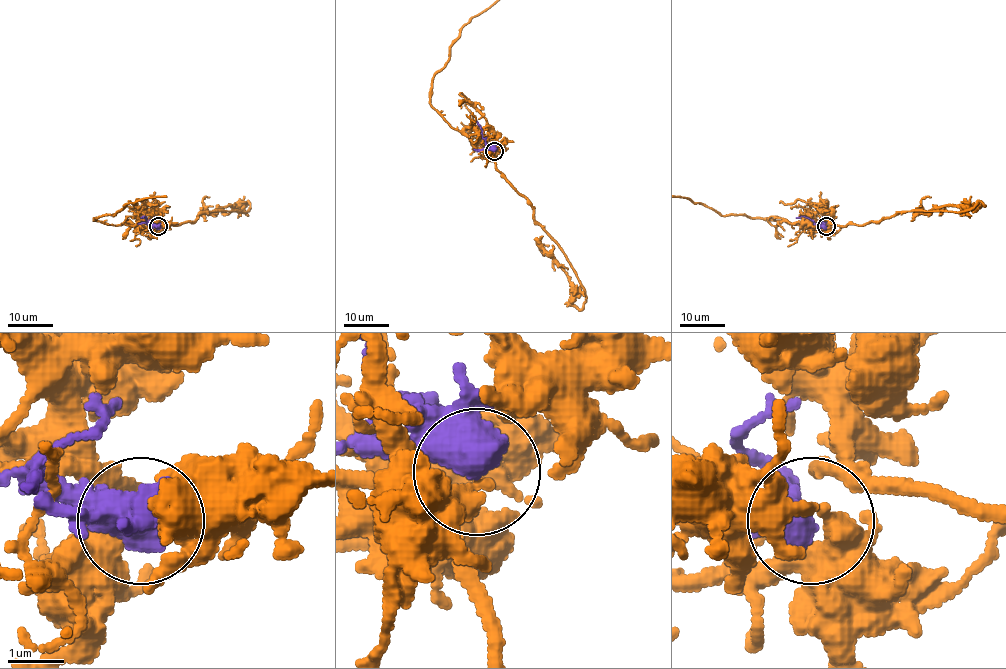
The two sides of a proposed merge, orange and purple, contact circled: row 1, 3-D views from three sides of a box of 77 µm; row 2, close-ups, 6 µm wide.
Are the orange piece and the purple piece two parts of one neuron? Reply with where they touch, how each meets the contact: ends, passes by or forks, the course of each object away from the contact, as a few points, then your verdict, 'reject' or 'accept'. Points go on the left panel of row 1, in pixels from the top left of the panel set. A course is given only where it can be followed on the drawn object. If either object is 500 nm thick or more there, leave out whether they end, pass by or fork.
place (158, 226); course purple (158, 227), (152, 227), (145, 215), (140, 218); reject

